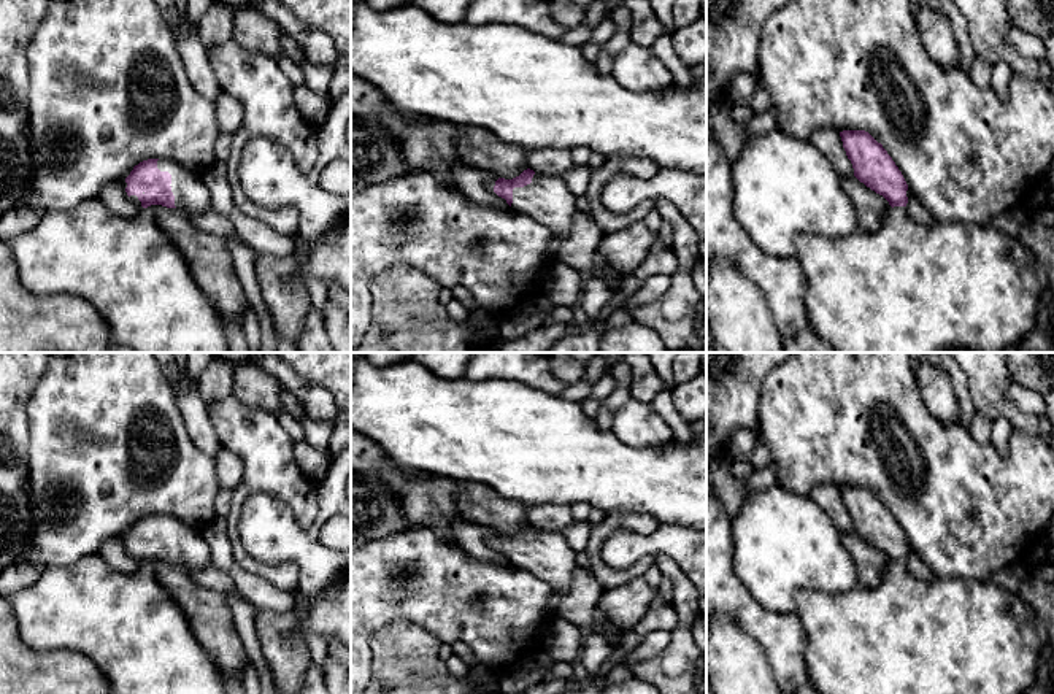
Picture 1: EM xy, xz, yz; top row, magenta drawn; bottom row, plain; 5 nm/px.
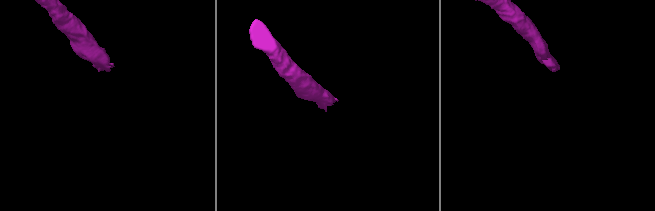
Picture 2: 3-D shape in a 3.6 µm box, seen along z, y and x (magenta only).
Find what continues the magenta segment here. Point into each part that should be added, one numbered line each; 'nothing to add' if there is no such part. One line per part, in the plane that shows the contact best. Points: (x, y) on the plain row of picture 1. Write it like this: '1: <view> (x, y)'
1: xy (191, 551)

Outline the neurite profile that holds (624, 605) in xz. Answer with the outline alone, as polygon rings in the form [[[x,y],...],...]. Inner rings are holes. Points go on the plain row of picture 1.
[[[637,578],[605,589],[597,607],[619,630],[632,629],[651,608],[656,594],[644,578]]]

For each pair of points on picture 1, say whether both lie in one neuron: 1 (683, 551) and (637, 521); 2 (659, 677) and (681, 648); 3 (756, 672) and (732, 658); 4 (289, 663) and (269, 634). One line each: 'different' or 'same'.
1: different
2: same
3: same
4: same

